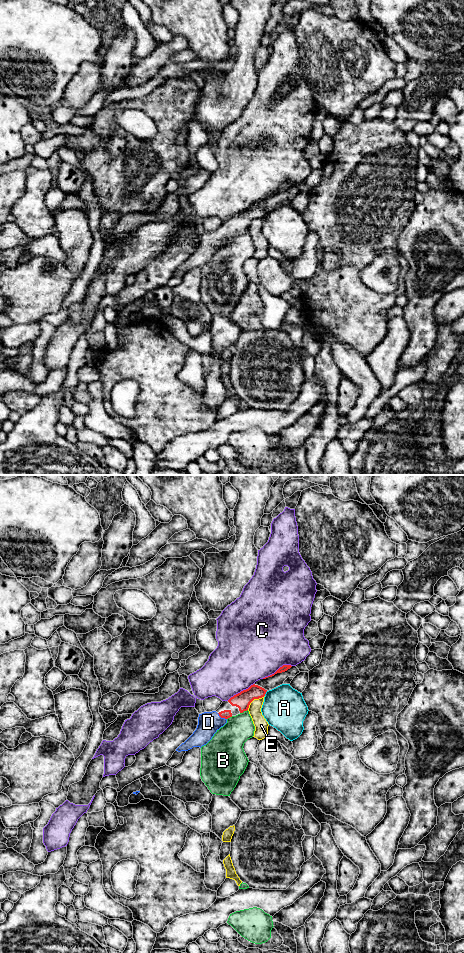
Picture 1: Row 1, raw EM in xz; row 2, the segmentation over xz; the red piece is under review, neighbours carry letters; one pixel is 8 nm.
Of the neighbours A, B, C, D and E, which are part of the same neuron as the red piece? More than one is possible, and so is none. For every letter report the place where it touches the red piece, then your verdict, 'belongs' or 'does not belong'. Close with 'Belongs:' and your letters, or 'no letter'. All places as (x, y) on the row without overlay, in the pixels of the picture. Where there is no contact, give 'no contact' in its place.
A: meets red in xz at (265, 213); does not belong
B: meets red in xz at (243, 231); does not belong
C: meets red in xz at (277, 190); does not belong
D: meets red in xz at (222, 237); belongs
E: meets red in xz at (254, 218); does not belong
Belongs: D

